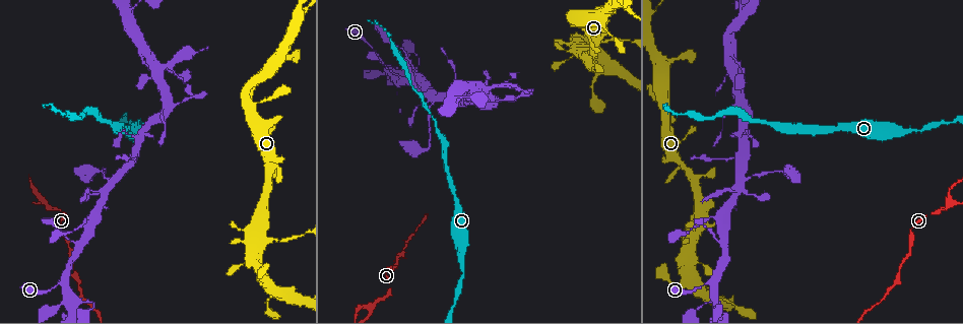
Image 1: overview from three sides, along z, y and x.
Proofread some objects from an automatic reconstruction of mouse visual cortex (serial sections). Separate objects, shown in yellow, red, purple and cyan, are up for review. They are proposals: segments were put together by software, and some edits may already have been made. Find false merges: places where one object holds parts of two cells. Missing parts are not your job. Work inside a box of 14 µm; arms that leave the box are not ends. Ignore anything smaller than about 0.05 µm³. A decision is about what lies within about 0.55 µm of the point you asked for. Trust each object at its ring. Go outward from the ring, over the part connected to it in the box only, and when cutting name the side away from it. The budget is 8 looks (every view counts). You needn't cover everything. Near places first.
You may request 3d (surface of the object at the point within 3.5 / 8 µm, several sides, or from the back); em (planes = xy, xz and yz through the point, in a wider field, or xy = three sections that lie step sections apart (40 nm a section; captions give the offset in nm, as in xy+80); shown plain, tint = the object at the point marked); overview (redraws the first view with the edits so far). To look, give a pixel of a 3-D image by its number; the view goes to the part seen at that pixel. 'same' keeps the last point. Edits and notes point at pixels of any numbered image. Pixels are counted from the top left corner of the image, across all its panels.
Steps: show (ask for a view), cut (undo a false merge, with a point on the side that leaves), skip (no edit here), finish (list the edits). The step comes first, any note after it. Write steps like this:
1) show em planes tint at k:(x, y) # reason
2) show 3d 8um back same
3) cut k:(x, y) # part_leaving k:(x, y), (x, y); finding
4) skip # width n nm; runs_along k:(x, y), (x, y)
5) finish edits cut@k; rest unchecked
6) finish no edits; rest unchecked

show 3d 3.5um back at 1:(738, 191) # looks like a crossing

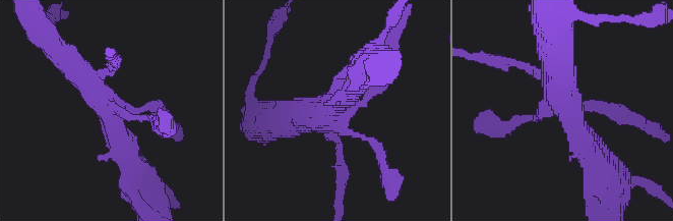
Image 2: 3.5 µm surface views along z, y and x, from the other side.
show em xy step 3 tint at 2:(336, 108) # now the EM

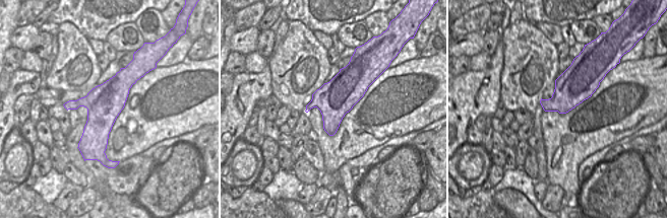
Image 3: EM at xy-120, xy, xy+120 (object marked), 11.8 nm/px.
skip # continuous, no second cell

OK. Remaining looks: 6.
show 3d 3.5um at 1:(468, 87) # a fork

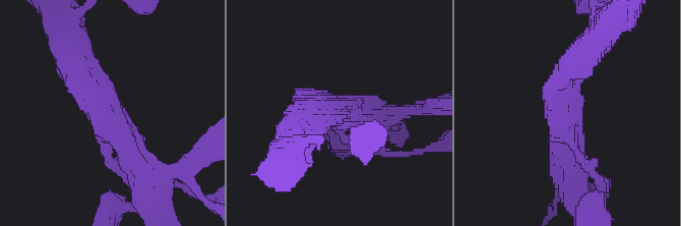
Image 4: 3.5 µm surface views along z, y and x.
show em xy step 3 tint at 4:(113, 128) # arms 3; arm_widths 150, 300, 500 nm

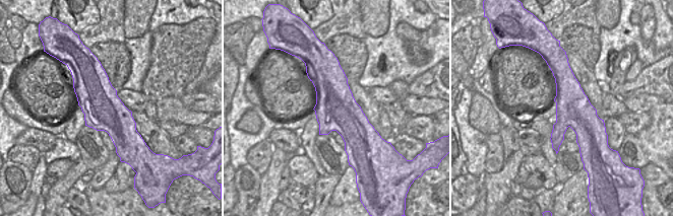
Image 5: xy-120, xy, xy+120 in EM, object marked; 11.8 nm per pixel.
show em planes tint same

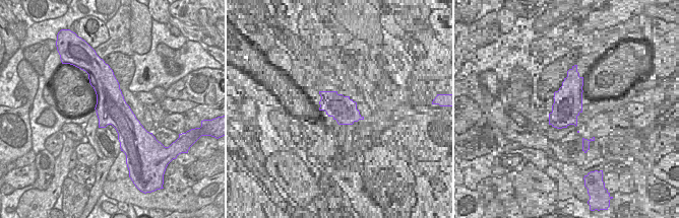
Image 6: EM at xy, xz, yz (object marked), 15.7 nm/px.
skip # runs_along 4:(146, 188), (125, 138), (77, 73); one cell here

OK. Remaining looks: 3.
show 3d 3.5um at 1:(950, 202) # a fork

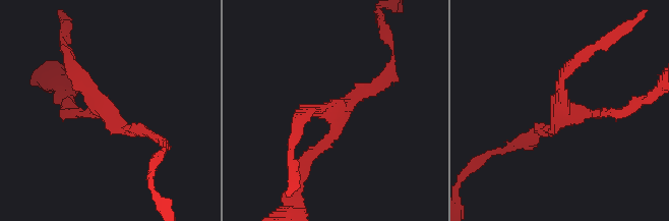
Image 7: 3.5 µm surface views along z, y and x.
show em xy step 5 tint at 7:(335, 110) # arms 3; arm_widths 150, 150, 150 nm; now the EM

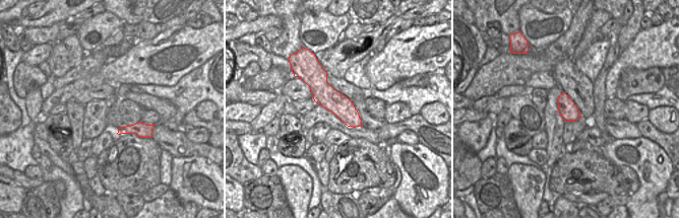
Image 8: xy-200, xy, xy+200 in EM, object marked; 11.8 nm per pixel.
skip # runs_along 7:(163, 142), (125, 129), (72, 64); all the same cell

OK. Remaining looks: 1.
finish no edits; rest unchecked

